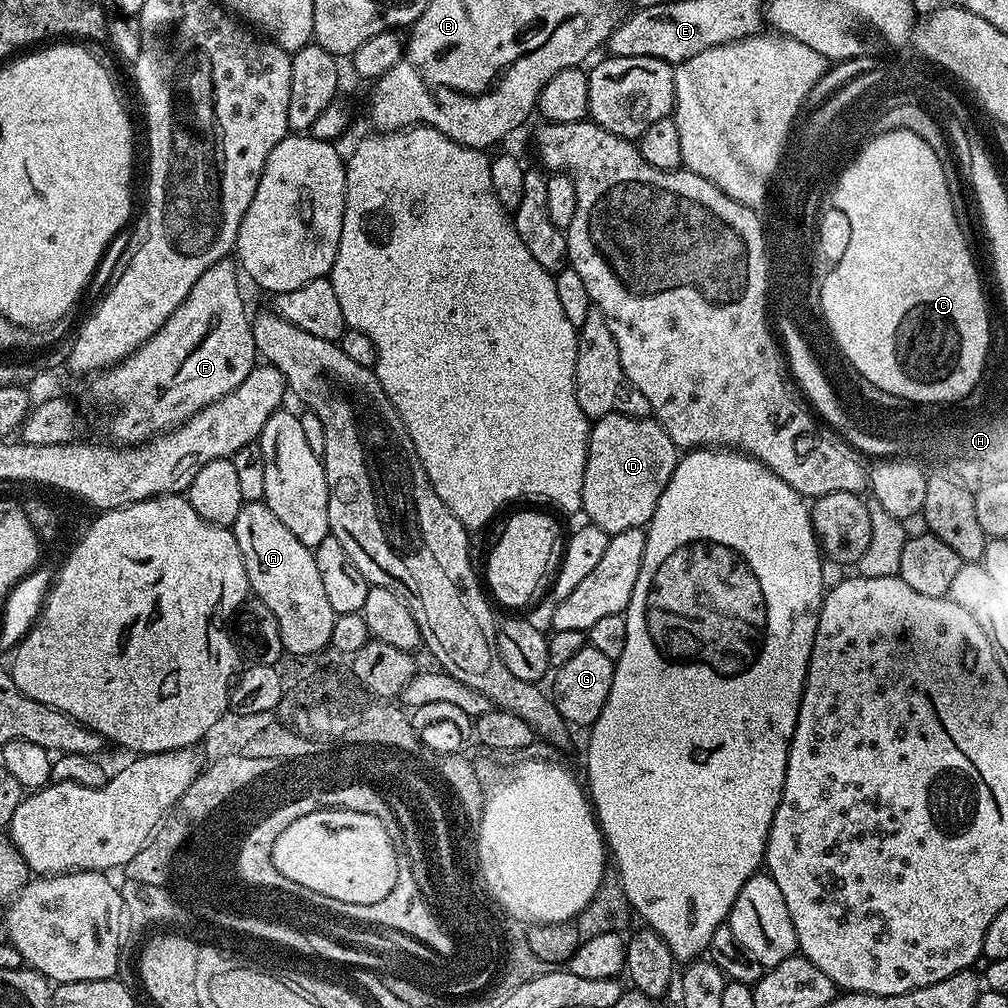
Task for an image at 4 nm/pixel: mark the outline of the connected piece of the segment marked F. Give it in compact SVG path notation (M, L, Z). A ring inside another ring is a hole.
M225 258L219 260L214 266L210 266L210 270L206 270L206 274L202 274L202 278L198 278L198 282L194 282L194 286L190 286L190 294L186 294L182 306L178 306L178 310L174 310L174 314L170 314L170 318L166 318L164 325L142 347L136 348L122 363L115 364L112 368L105 368L103 372L91 377L90 383L92 385L89 386L88 392L98 403L108 404L104 408L105 414L108 415L108 432L113 436L111 439L117 445L135 446L146 444L157 436L163 436L165 432L172 432L174 429L182 427L191 416L198 414L206 406L218 402L223 396L230 394L238 386L242 386L242 382L246 382L246 374L250 374L253 368L257 367L258 353L254 346L252 320L250 315L248 316L247 306L244 305L244 296L240 293L240 280L242 281L242 276L238 271L238 264L235 259Z

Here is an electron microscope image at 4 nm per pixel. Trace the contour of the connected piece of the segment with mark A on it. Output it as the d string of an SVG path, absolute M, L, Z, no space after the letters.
M261 502L259 504L244 504L238 510L238 518L231 526L234 538L238 542L238 550L242 550L242 562L246 566L248 587L254 593L255 599L270 606L270 614L278 618L278 630L282 634L282 646L285 653L292 656L312 656L331 645L331 631L337 617L335 610L326 599L326 589L322 587L322 577L318 574L318 562L313 549L302 546L290 529L275 516L274 510Z

